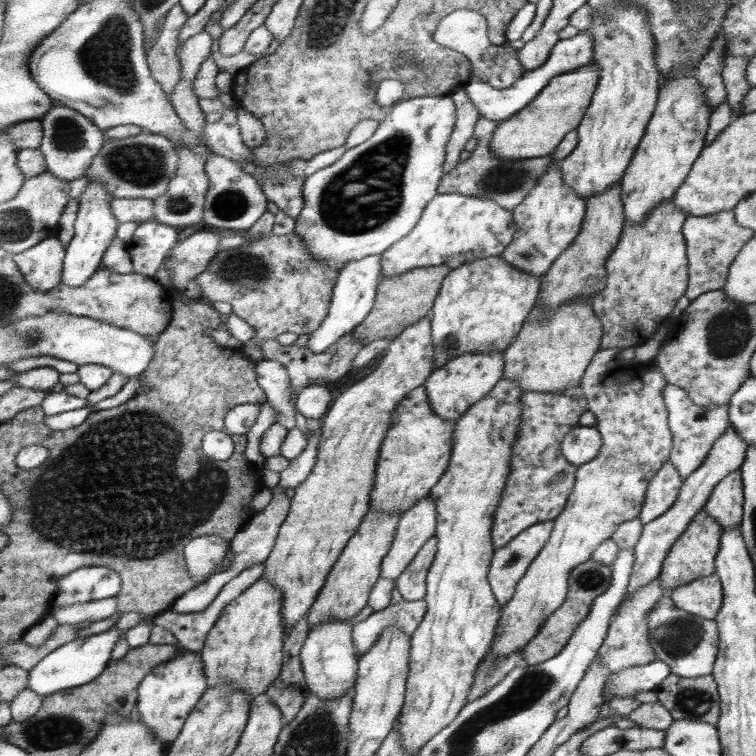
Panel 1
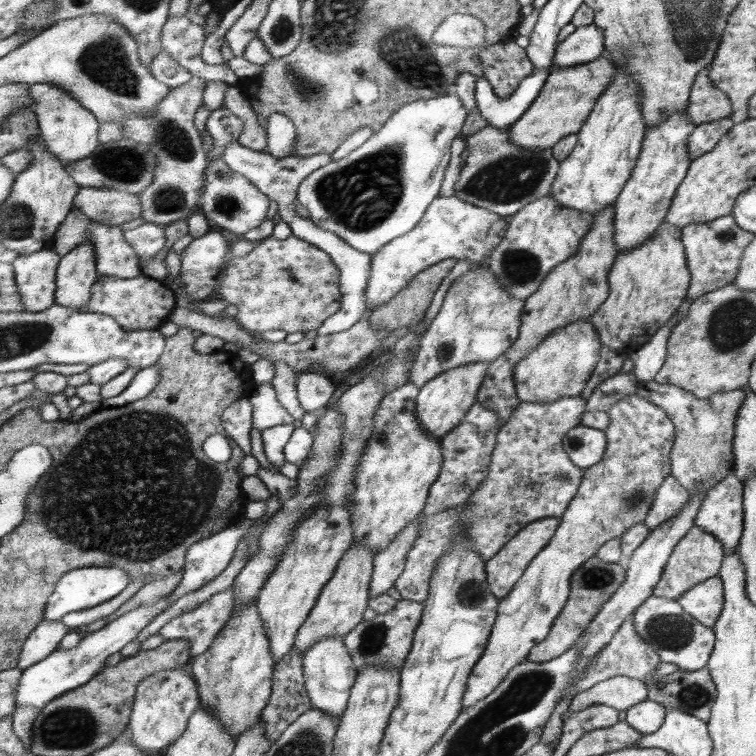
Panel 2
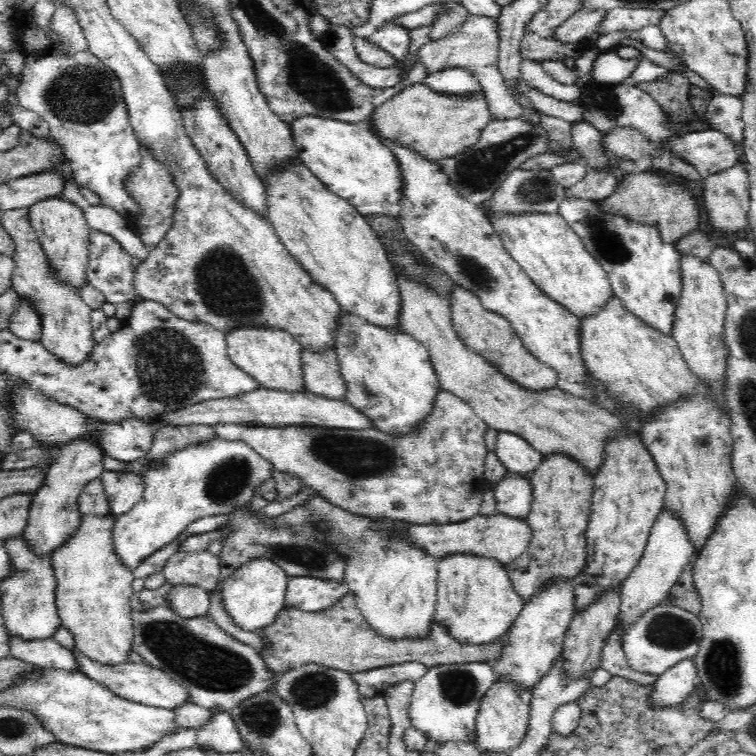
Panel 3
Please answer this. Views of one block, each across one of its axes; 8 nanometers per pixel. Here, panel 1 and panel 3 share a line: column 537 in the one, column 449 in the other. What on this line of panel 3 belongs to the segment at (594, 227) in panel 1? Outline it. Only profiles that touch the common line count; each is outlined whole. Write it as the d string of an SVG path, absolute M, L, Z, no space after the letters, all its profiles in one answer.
M455 285L453 295L449 300L453 327L462 339L462 343L474 353L480 354L490 365L498 369L510 381L528 391L543 391L557 386L558 373L548 365L538 361L522 344L506 318L496 315L484 308L476 295Z

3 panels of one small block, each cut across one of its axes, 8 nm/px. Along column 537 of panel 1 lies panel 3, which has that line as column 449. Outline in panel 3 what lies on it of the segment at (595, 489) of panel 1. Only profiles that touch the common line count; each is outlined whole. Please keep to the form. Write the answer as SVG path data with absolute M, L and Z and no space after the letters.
M454 554L438 563L435 621L462 645L485 645L506 637L518 620L524 601L514 591L502 563L492 558Z

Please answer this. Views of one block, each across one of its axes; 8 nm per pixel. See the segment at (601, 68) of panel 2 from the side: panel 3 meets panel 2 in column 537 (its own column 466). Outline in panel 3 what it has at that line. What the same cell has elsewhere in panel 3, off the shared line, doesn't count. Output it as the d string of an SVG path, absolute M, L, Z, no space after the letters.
M426 83L408 85L402 92L395 94L390 100L378 106L370 116L373 130L385 140L396 142L430 161L438 162L443 158L450 158L460 154L466 148L473 146L480 139L482 130L492 120L492 113L488 111L488 103L484 94L467 97L454 97L436 92Z

